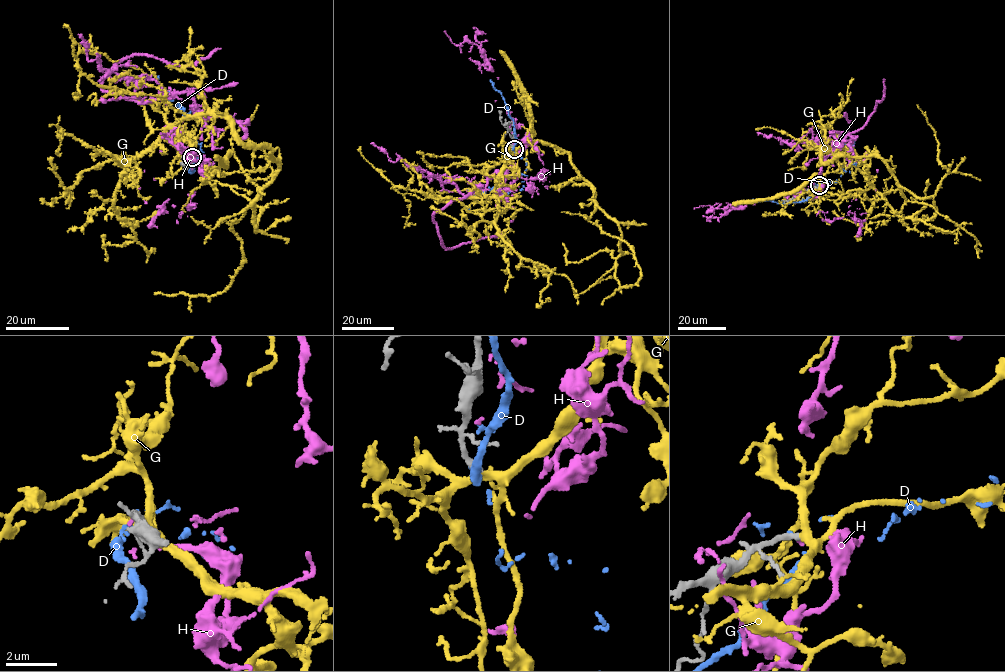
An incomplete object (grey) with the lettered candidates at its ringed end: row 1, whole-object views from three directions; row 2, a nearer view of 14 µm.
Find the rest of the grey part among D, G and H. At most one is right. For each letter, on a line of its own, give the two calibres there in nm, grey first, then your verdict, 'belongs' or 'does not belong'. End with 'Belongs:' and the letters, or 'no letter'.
D: calibres 240 and 40 nm; does not belong
G: calibres 240 and 240 nm; belongs
H: calibres 240 and 100 nm; does not belong
Belongs: G

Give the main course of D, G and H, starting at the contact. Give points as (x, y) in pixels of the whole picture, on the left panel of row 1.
D: (191, 156), (203, 160), (201, 162), (201, 151), (194, 150), (198, 144), (183, 108), (168, 100), (157, 76)
G: (192, 157), (217, 115), (271, 148), (255, 231), (260, 194), (230, 140), (258, 104)
H: (191, 157), (204, 161), (213, 142), (190, 93), (138, 102), (102, 81), (136, 55), (187, 66), (221, 49)

